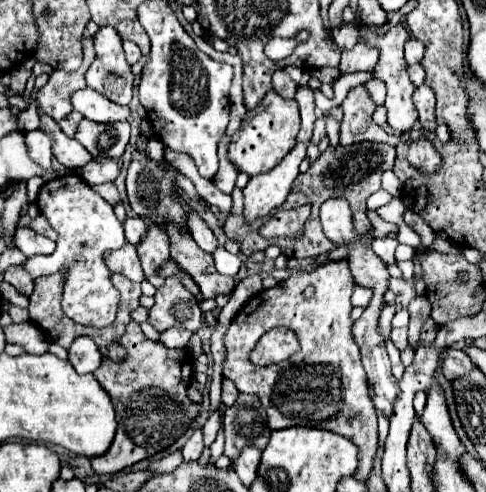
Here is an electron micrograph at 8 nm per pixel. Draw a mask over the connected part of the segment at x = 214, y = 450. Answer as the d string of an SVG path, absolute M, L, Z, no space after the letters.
M220 428L215 441L210 446L211 458L209 459L208 464L214 465L216 460L223 454L224 443L225 443L224 430L223 428Z

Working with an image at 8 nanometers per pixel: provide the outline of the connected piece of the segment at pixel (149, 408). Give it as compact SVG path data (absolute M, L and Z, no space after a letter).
M130 322L126 326L126 332L118 340L118 344L128 350L128 358L122 364L116 364L108 356L104 356L102 366L94 372L100 386L112 396L118 420L116 438L106 456L90 460L92 468L98 474L116 474L144 458L154 456L156 452L170 448L200 414L200 404L188 398L188 388L192 380L192 358L186 348L172 350L166 348L162 342L146 338L138 322Z

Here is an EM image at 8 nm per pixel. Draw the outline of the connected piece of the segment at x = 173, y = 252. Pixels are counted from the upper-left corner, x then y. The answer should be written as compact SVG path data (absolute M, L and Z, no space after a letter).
M166 222L166 232L170 238L170 258L178 264L182 272L194 278L204 298L216 298L218 294L230 294L236 288L232 276L222 276L214 268L212 254L200 250L200 246L192 240L184 228L174 222Z

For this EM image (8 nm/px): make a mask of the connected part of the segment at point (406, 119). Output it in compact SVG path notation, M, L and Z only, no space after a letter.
M388 76L386 80L386 112L388 126L396 132L408 132L418 120L418 110L412 102L414 84L408 76Z

